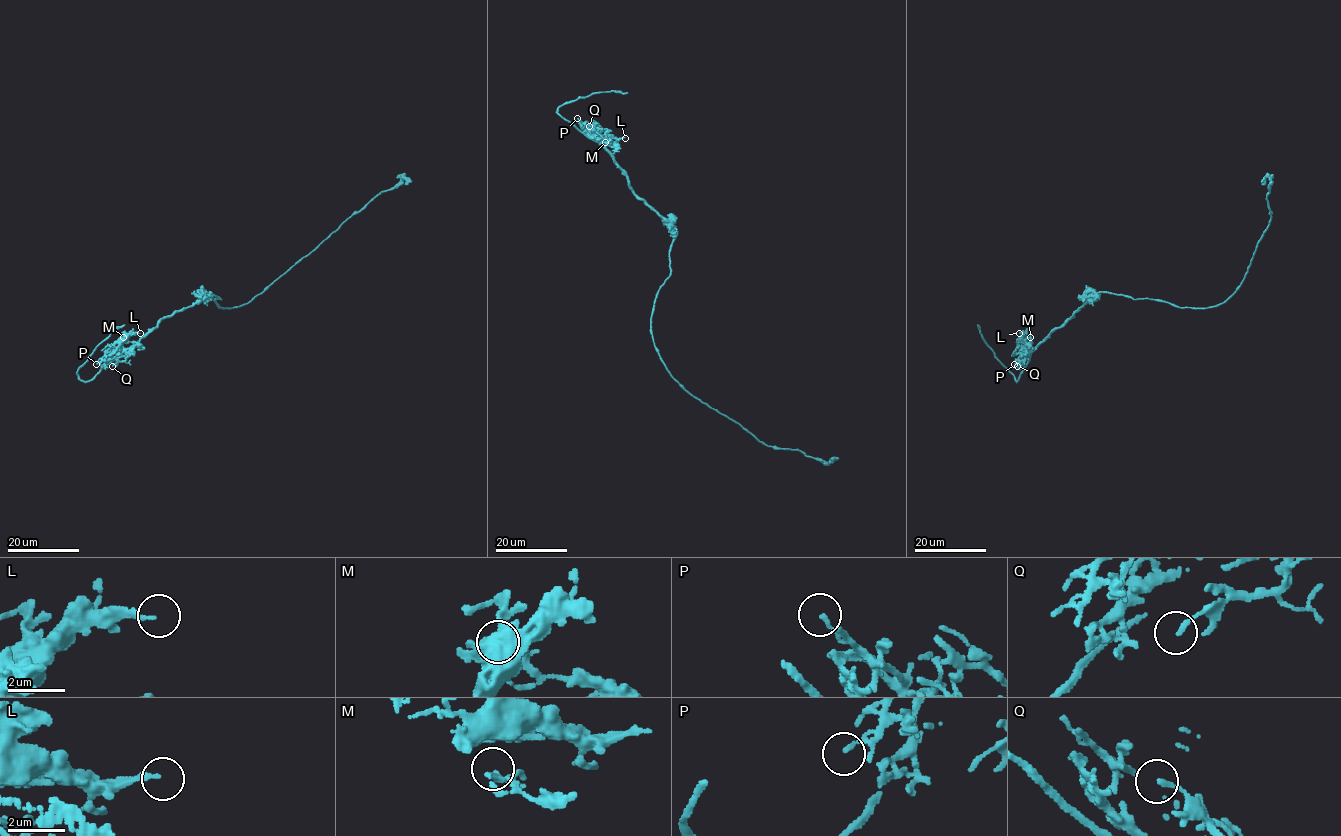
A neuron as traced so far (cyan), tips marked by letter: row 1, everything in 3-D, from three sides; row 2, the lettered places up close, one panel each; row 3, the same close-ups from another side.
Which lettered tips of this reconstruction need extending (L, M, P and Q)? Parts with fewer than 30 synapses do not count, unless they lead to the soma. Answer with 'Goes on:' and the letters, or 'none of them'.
Goes on: none of them

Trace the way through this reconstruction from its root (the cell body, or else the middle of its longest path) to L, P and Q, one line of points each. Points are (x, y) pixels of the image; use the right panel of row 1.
L: (1141, 299), (1104, 292), (1088, 296), (1070, 318), (1054, 327), (1033, 349), (1019, 333)
P: (1141, 299), (1104, 292), (1088, 296), (1070, 318), (1054, 327), (1030, 354), (1014, 364)
Q: (1141, 299), (1104, 292), (1088, 296), (1074, 315), (1054, 327), (1017, 366)

